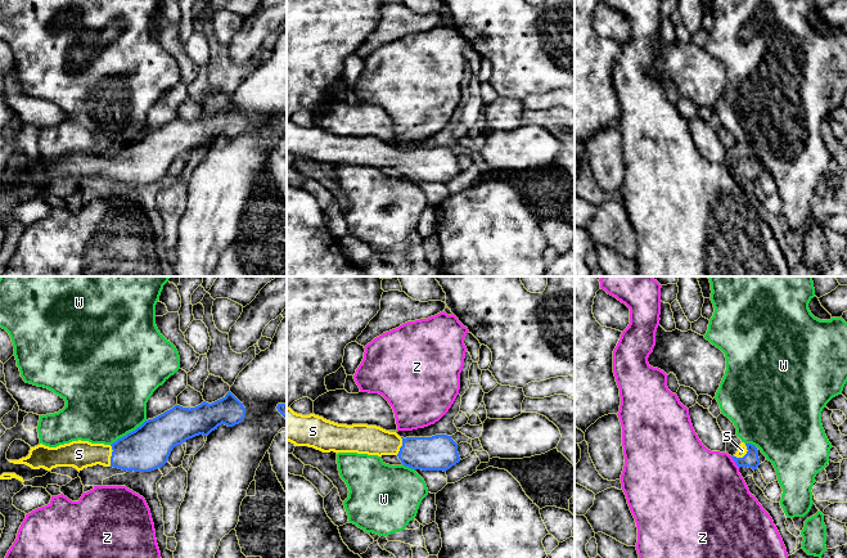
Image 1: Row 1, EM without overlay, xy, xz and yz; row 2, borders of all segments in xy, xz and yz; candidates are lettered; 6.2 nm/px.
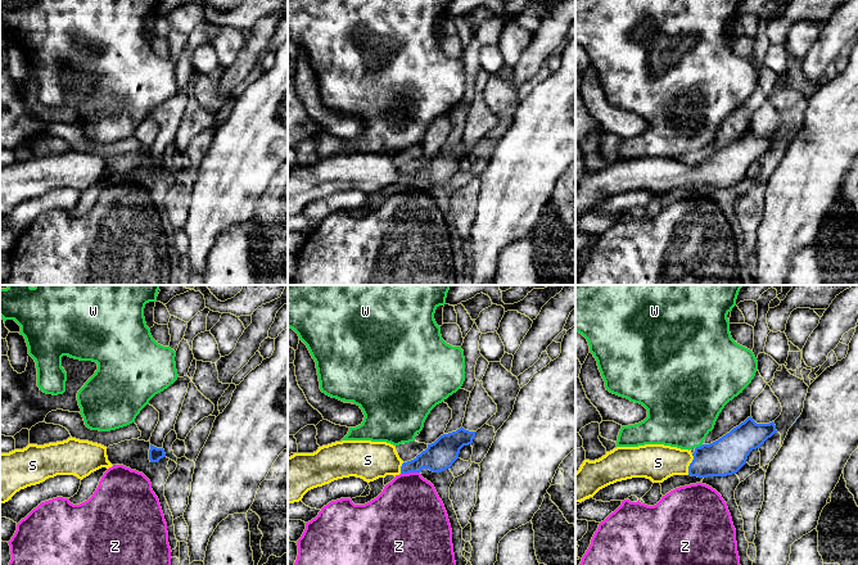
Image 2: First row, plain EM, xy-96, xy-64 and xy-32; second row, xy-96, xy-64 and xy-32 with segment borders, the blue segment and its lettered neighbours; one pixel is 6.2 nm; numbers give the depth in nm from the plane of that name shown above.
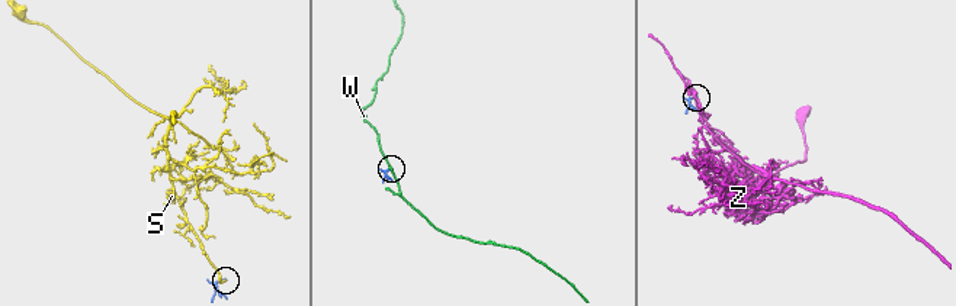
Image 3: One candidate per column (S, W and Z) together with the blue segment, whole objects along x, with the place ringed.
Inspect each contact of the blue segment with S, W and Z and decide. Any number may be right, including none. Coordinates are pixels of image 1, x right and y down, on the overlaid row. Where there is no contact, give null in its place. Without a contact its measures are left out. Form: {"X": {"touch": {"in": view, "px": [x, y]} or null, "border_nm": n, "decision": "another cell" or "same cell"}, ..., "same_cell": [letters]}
{"S": {"touch": {"in": "yz", "px": [744, 455]}, "border_nm": 120, "decision": "same cell"}, "W": {"touch": {"in": "xy", "px": [127, 433]}, "border_nm": 280, "decision": "another cell"}, "Z": {"touch": {"in": "yz", "px": [734, 460]}, "border_nm": 90, "decision": "another cell"}, "same_cell": ["S"]}

